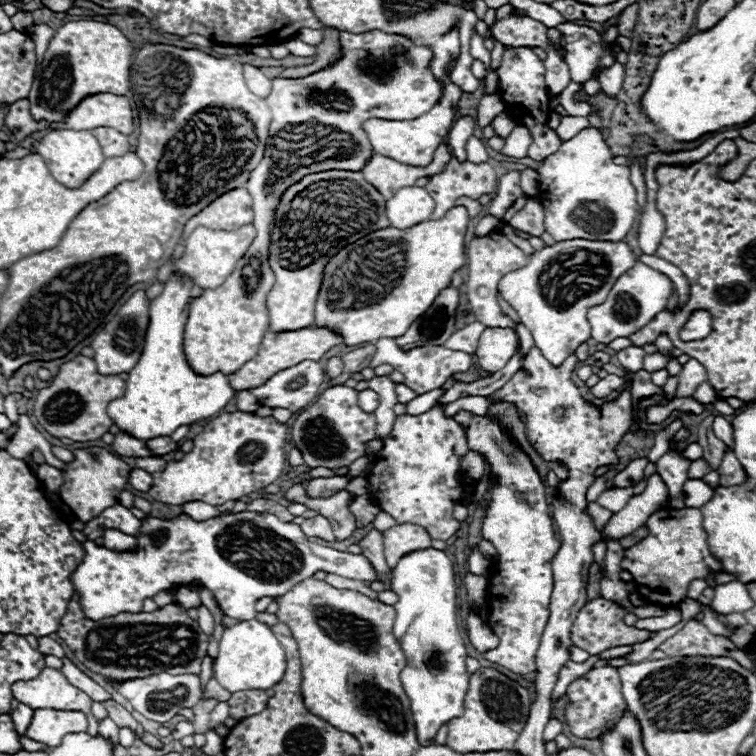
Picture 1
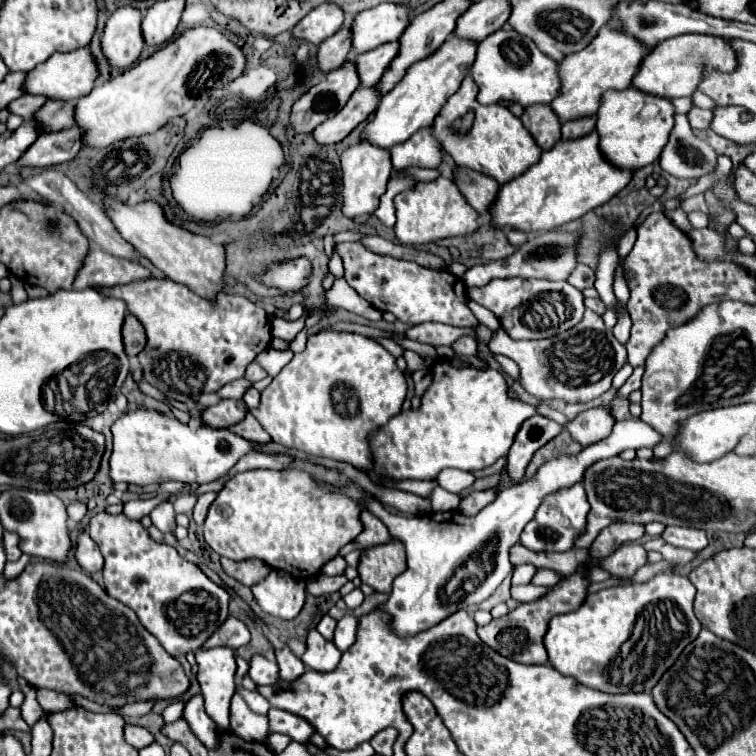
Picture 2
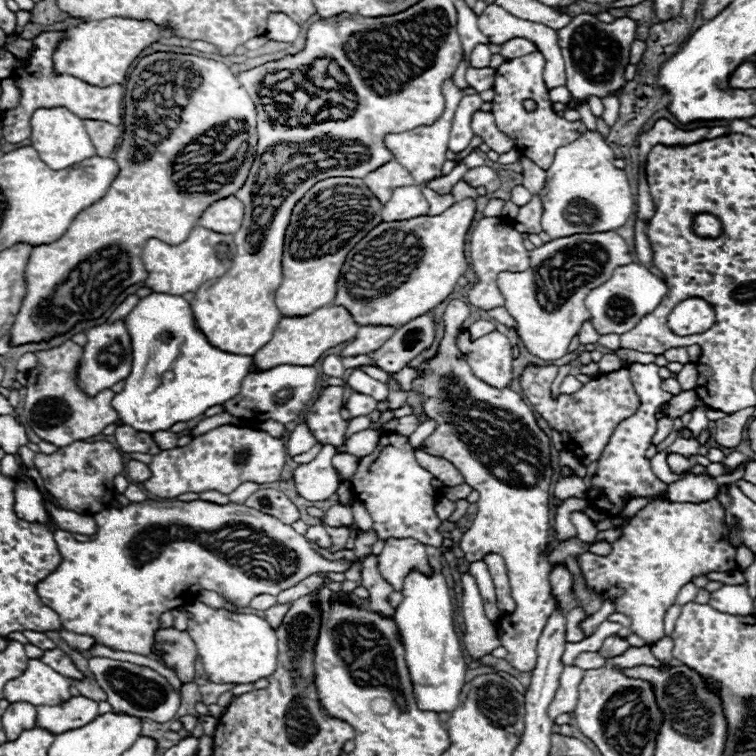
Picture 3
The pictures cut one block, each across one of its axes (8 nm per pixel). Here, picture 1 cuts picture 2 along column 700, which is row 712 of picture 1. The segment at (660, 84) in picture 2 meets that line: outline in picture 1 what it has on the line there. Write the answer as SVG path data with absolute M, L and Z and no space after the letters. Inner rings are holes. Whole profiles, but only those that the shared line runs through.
M40 708L34 710L34 718L26 730L26 736L30 740L46 744L48 748L56 748L66 734L86 732L86 728L88 720L82 712Z

